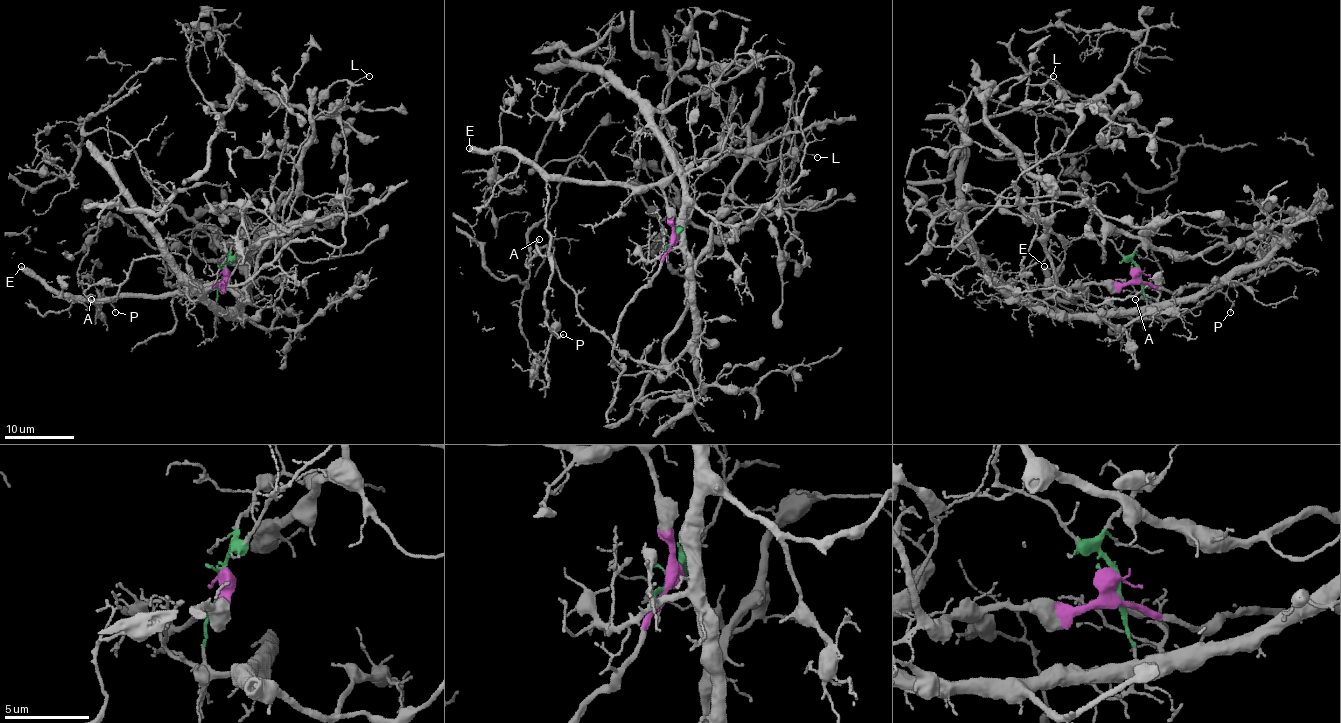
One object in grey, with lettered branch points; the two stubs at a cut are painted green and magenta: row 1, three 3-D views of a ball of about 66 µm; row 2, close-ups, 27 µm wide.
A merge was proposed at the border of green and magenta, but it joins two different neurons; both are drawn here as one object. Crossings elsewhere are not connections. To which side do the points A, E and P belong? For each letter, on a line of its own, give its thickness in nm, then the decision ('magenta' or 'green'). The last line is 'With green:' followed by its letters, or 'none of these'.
A: 140 nm | magenta
E: 480 nm | magenta
P: 130 nm | magenta
With green: none of these

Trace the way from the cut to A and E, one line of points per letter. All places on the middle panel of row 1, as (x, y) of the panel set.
A: (672, 244), (667, 196), (658, 186), (605, 181), (548, 182), (549, 251), (544, 256), (535, 244), (539, 238)
E: (672, 244), (672, 219), (667, 196), (658, 186), (544, 177), (532, 165), (504, 151), (472, 151), (469, 147)

